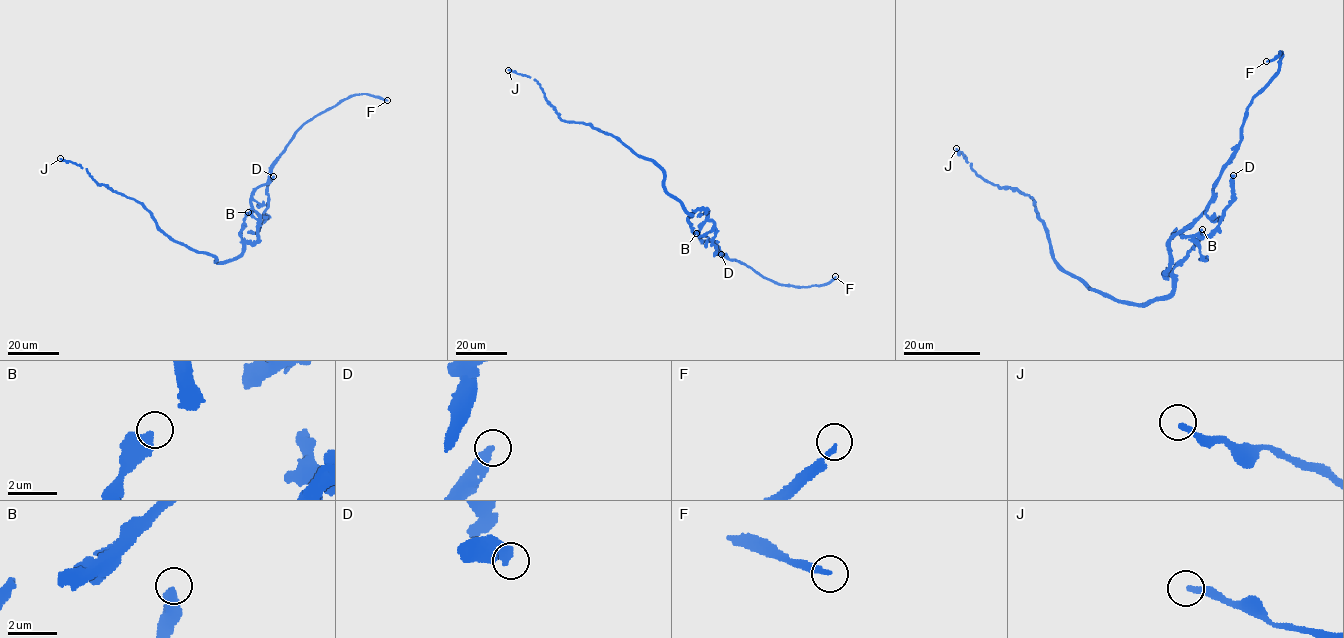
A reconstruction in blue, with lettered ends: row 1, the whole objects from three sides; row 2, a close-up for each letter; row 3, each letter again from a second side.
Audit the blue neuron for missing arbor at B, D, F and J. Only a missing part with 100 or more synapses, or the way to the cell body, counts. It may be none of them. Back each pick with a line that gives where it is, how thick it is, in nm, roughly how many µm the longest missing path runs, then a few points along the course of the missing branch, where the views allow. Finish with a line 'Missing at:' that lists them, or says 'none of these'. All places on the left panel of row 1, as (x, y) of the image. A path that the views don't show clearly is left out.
F: Place: (387, 100). Thickness 170 nm. Missing length about 100 µm
Missing at: F

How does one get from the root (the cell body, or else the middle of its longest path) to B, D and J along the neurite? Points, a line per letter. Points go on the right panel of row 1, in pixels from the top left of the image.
B: (1172, 291), (1173, 269), (1195, 243), (1202, 229)
D: (1172, 291), (1173, 278), (1165, 274), (1169, 241), (1177, 235), (1207, 236), (1216, 227), (1232, 199), (1233, 175)
J: (1172, 291), (1133, 304), (1094, 290), (1053, 258), (1035, 202), (1026, 194), (984, 181), (956, 148)

